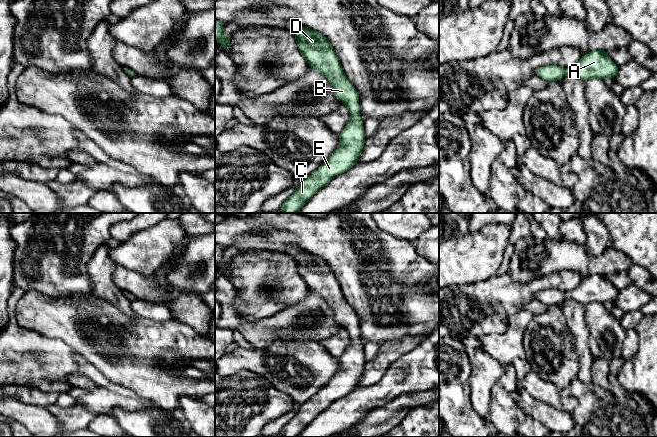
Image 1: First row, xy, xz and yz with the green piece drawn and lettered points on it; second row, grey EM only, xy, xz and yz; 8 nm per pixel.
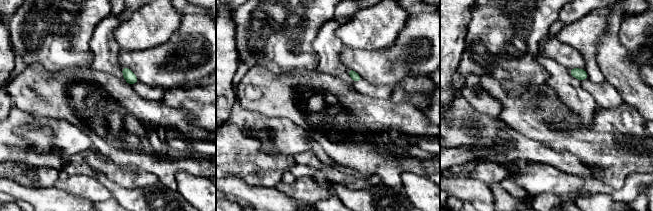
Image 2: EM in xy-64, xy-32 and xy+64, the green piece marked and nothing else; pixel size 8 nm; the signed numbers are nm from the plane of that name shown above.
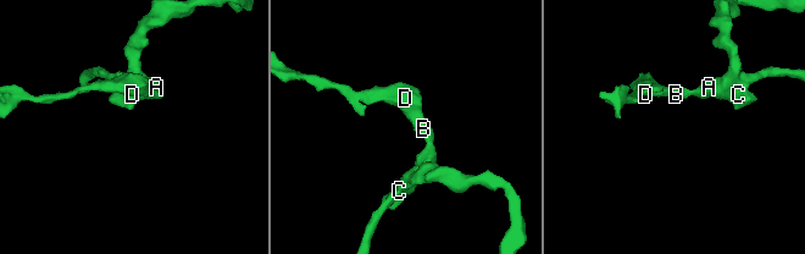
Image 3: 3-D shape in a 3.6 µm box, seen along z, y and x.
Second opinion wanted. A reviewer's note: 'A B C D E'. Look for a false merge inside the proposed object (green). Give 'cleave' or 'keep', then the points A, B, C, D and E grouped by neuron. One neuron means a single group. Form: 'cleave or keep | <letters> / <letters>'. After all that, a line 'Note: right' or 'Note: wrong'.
keep | A B C D E
Note: right

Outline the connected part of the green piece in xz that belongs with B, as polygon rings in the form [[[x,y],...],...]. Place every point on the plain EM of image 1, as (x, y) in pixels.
[[[307,250],[294,256],[297,271],[311,293],[322,297],[334,310],[334,318],[349,334],[350,346],[338,358],[340,369],[330,382],[309,401],[301,404],[294,417],[281,429],[283,437],[297,437],[334,401],[346,396],[357,386],[363,375],[365,359],[360,342],[359,317],[345,300],[334,272],[328,263]]]

